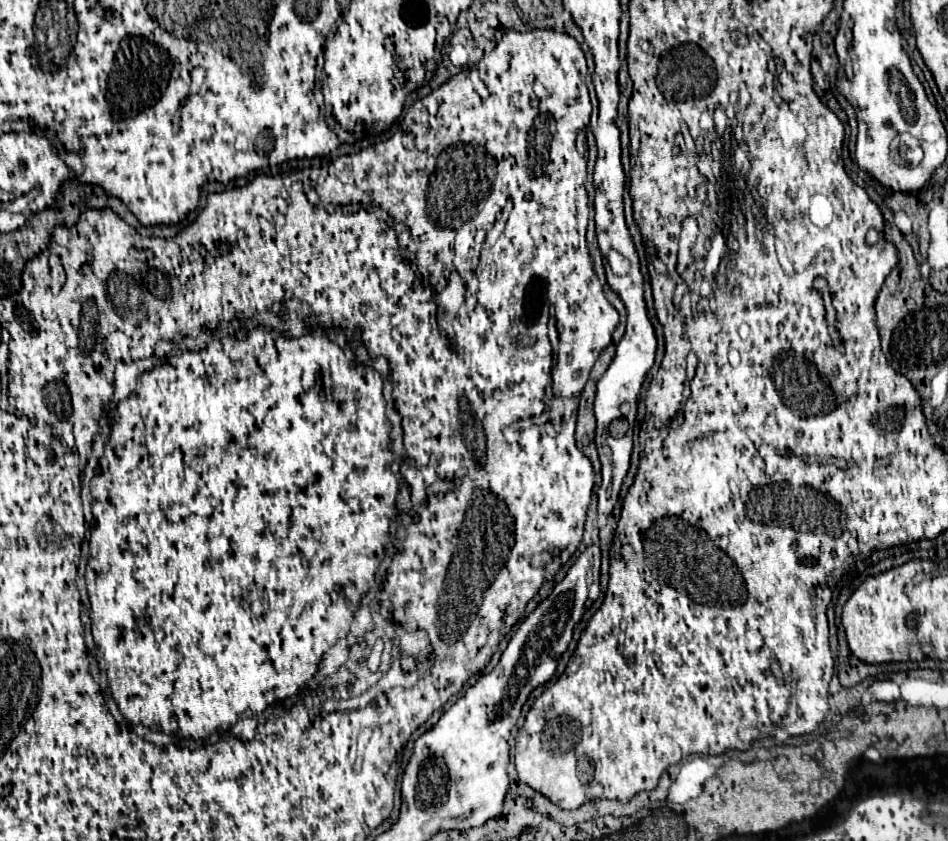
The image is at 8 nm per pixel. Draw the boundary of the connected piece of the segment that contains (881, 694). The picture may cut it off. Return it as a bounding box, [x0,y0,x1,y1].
[868,680,900,702]

